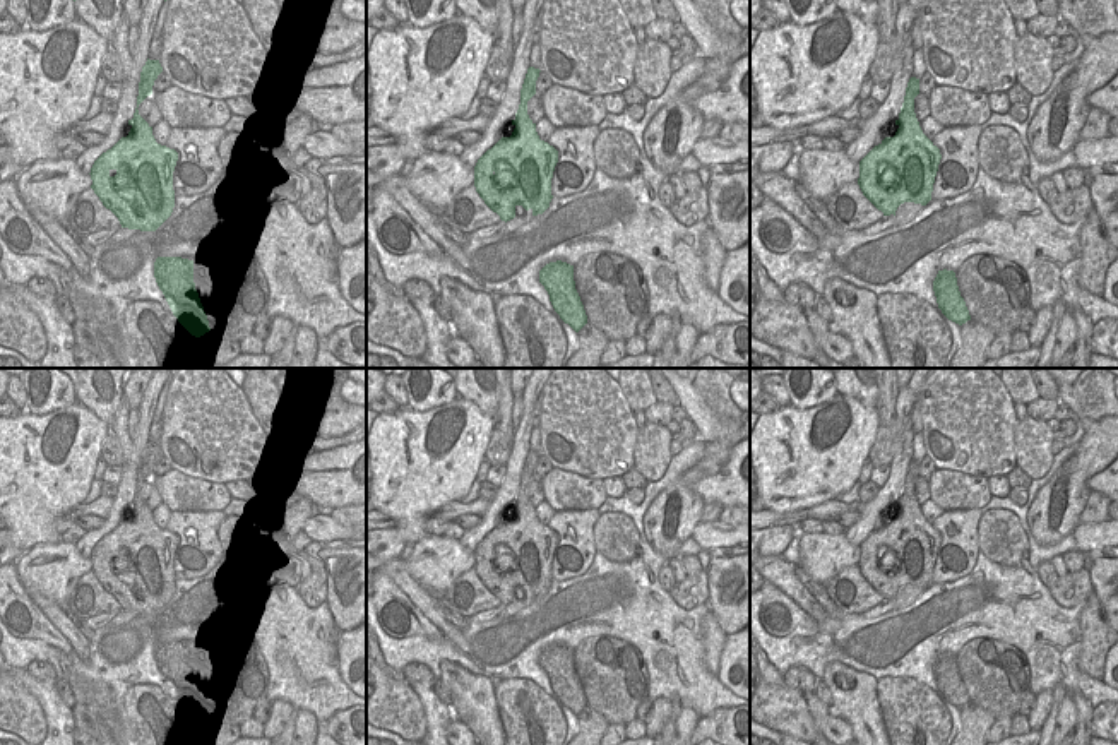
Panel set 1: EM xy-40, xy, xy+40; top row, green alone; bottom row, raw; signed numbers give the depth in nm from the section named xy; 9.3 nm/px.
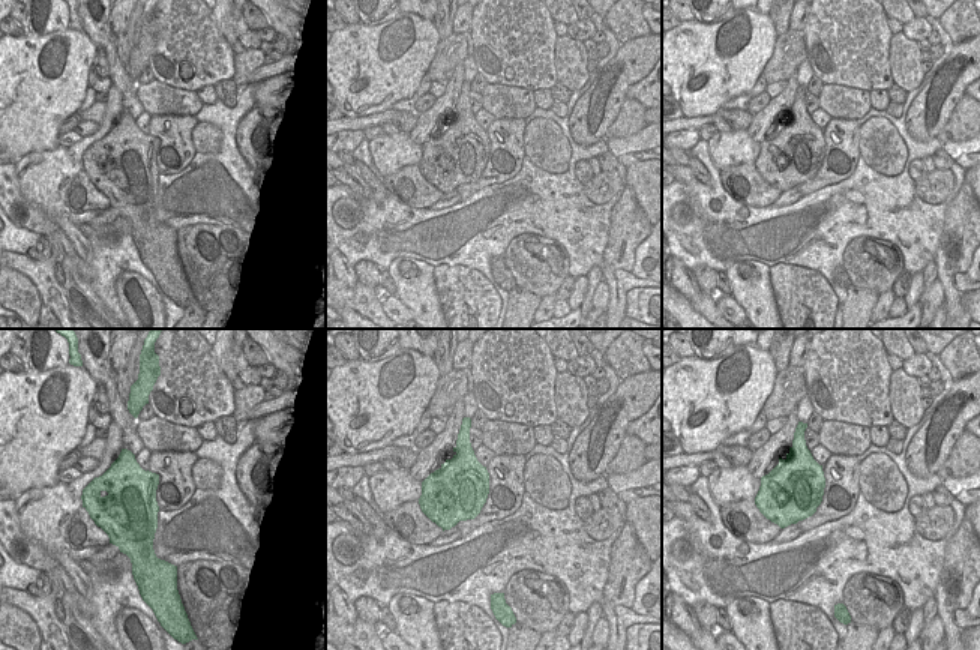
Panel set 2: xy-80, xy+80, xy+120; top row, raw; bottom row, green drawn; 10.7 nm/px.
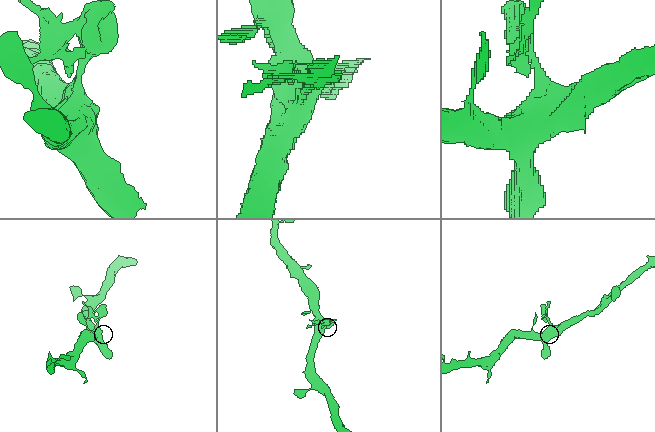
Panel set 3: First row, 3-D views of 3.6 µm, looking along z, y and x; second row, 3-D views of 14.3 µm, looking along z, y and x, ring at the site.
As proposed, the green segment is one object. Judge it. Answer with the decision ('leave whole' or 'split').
split

